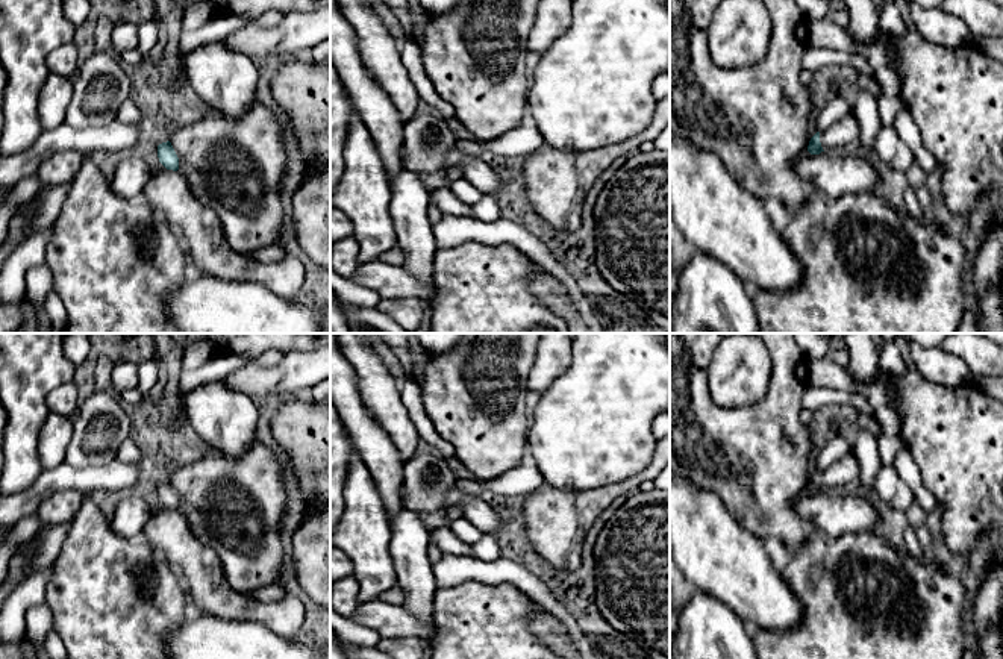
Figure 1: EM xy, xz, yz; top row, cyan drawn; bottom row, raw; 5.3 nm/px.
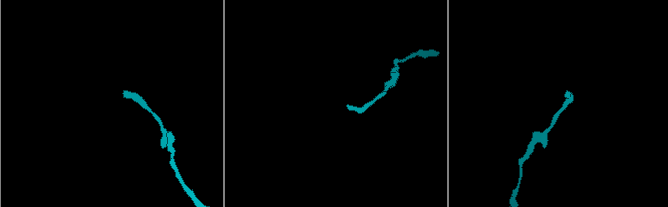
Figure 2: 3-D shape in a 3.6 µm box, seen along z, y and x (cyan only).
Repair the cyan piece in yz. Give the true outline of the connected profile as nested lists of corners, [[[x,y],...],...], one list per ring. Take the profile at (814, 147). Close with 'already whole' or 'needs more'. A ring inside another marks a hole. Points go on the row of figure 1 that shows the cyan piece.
[[[853,111],[824,132],[817,132],[808,145],[811,155],[820,155],[832,148],[842,148],[859,138],[859,123]]]; needs more

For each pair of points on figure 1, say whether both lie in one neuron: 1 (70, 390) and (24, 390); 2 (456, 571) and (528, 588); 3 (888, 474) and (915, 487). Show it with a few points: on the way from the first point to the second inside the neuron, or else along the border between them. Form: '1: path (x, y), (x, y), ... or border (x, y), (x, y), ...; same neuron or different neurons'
1: border (71, 381), (58, 385), (47, 396), (49, 411); different neurons
2: path (474, 571), (509, 571); same neuron
3: border (891, 465), (911, 491), (914, 500); different neurons

